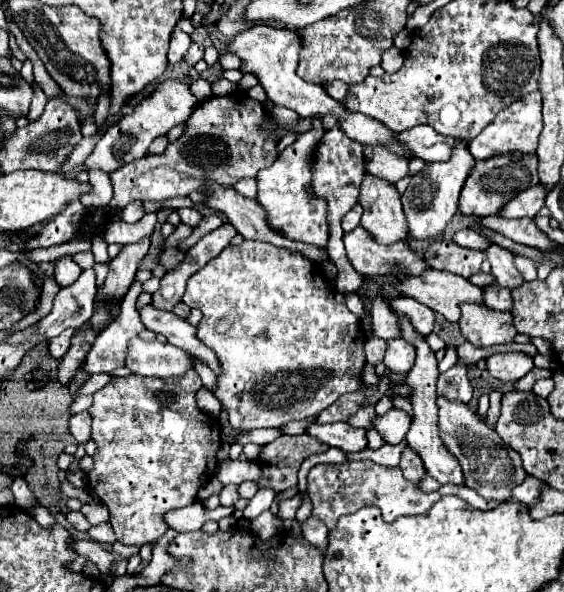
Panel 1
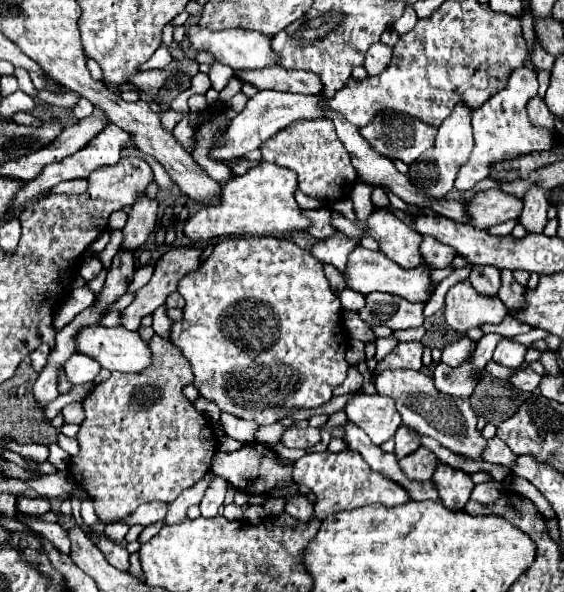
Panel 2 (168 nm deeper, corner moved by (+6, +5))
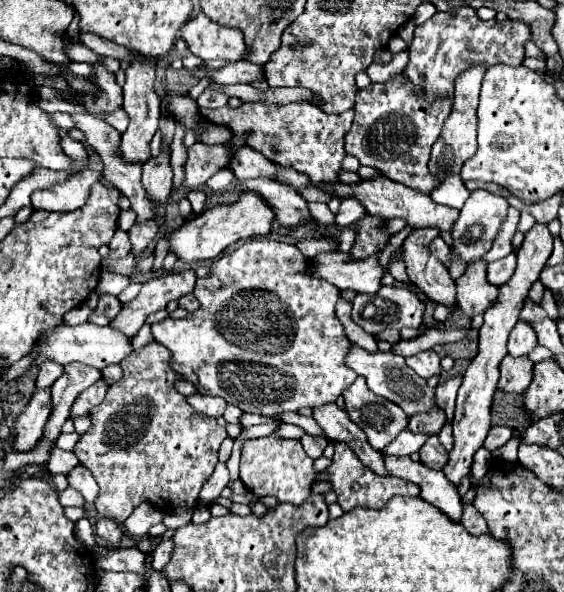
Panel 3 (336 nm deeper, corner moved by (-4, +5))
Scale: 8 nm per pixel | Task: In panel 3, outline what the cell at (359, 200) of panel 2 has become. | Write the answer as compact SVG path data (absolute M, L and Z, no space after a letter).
M332 251L310 257L308 261L312 265L310 269L312 277L324 279L334 287L338 287L340 291L352 289L356 293L372 295L382 287L380 279L384 275L384 269L380 267L376 257L366 259L362 263L354 263L350 253Z

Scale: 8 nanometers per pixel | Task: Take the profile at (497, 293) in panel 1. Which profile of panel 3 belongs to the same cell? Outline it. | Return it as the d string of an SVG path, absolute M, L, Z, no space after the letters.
M510 253L510 255L504 257L504 259L498 259L498 261L490 263L490 265L488 265L488 281L490 281L492 285L502 285L502 283L506 283L506 281L512 277L514 267L516 267L516 255L514 255L514 253Z

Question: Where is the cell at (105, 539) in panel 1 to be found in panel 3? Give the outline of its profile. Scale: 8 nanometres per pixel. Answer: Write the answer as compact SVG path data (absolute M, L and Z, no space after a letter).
M142 503L140 507L136 507L136 511L132 511L132 515L124 521L124 527L130 535L134 537L142 537L148 533L148 529L156 523L162 523L164 513L156 507L152 507L150 503Z

